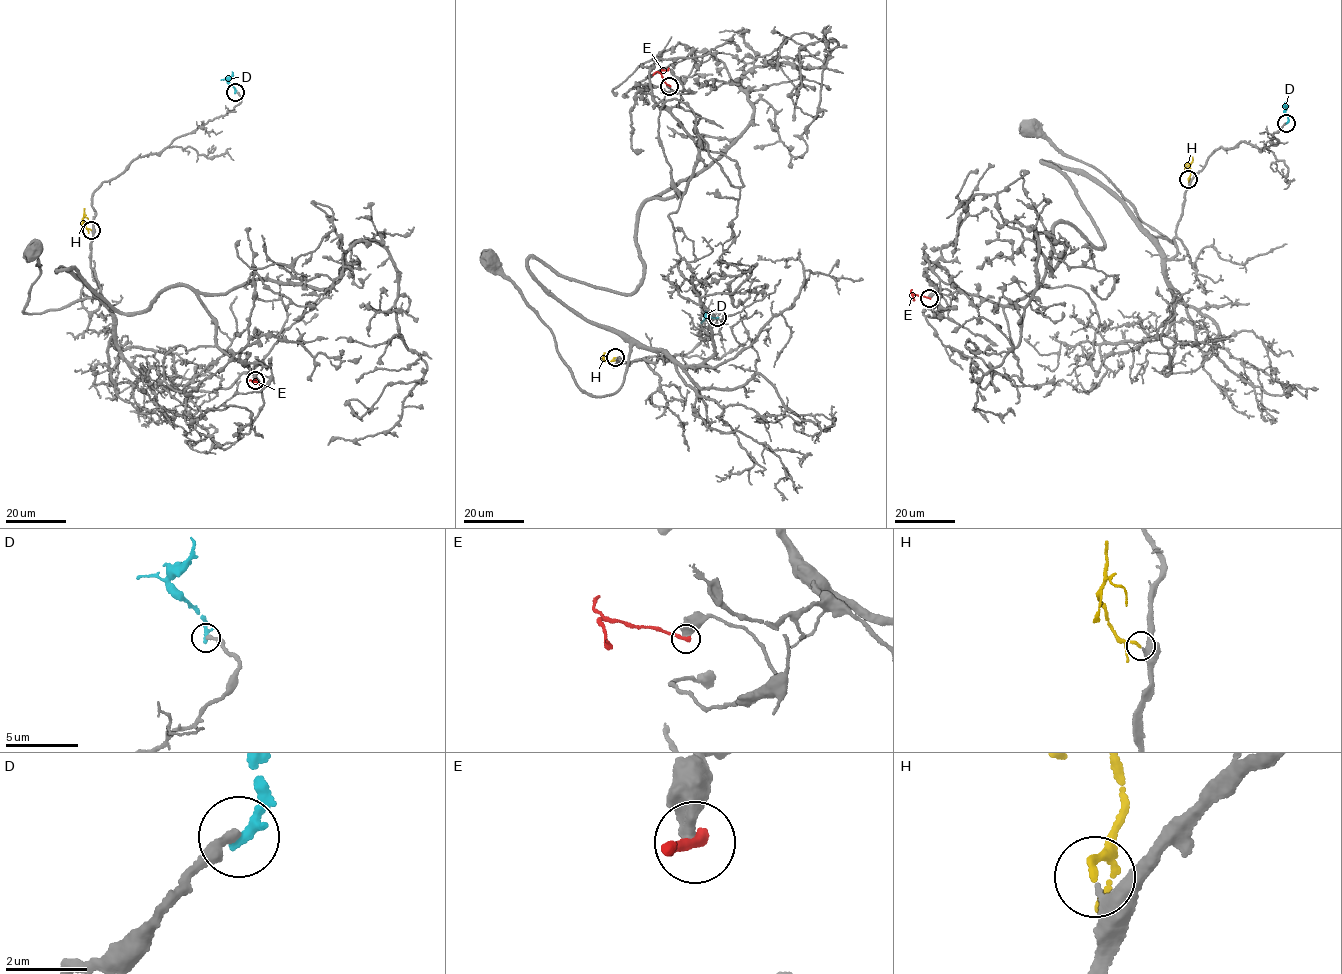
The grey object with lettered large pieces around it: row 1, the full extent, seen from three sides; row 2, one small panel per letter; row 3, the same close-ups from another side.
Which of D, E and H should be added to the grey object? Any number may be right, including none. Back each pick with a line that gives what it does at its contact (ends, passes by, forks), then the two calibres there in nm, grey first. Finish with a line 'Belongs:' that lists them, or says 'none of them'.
H: it ends there; 440 nm thick on the grey side, 160 nm on the other
Belongs: H

